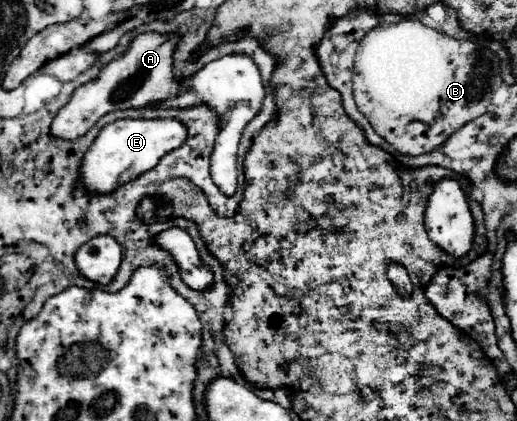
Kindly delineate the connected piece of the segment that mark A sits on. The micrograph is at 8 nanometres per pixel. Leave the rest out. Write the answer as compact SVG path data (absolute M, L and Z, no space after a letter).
M143 32L137 34L121 58L111 60L99 72L99 76L87 84L81 84L67 106L53 118L51 132L65 140L75 140L89 132L95 122L113 110L143 108L161 104L165 108L189 108L189 104L209 104L217 108L221 116L221 128L211 154L211 178L213 182L231 196L237 188L237 150L245 126L259 114L265 98L263 80L259 68L249 54L227 54L203 66L197 74L179 80L173 72L173 54L181 40L181 34Z

